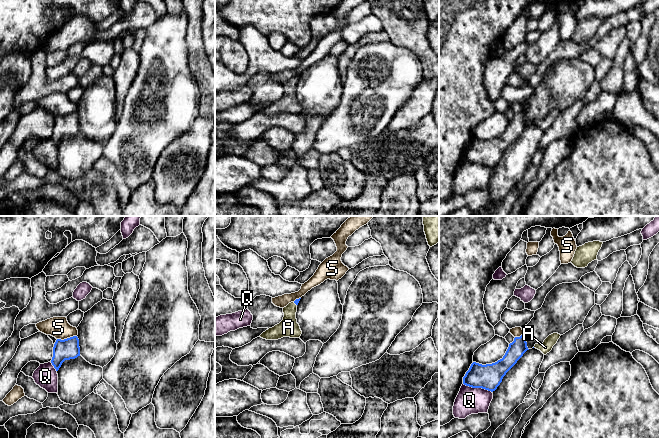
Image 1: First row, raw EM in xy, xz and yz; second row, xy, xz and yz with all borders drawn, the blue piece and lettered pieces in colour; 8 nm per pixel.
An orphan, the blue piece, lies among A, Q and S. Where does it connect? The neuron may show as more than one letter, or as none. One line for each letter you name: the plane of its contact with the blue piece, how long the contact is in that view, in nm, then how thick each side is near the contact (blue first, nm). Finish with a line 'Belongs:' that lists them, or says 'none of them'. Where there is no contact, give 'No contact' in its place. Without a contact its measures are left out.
A: Touches blue in xz. Shared border 40 nm. Thickness 40 nm (blue) against 160 nm
Belongs: A

